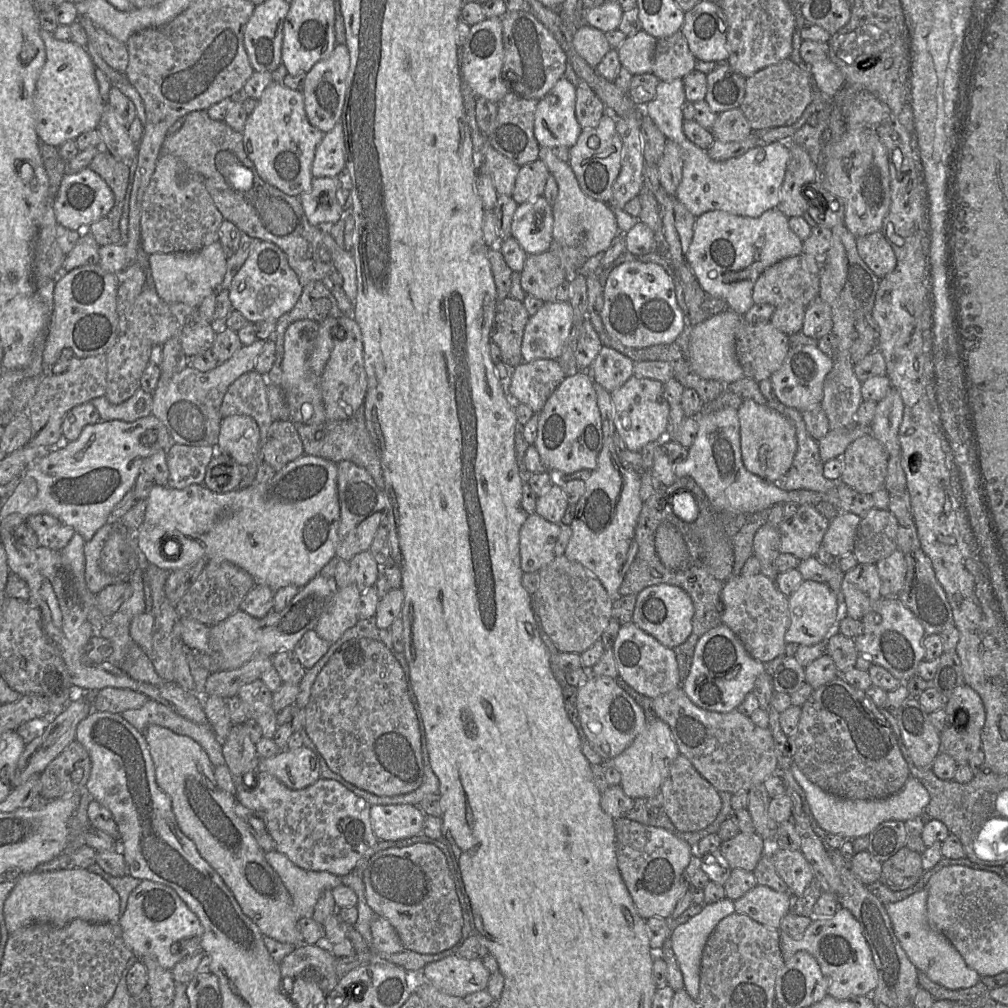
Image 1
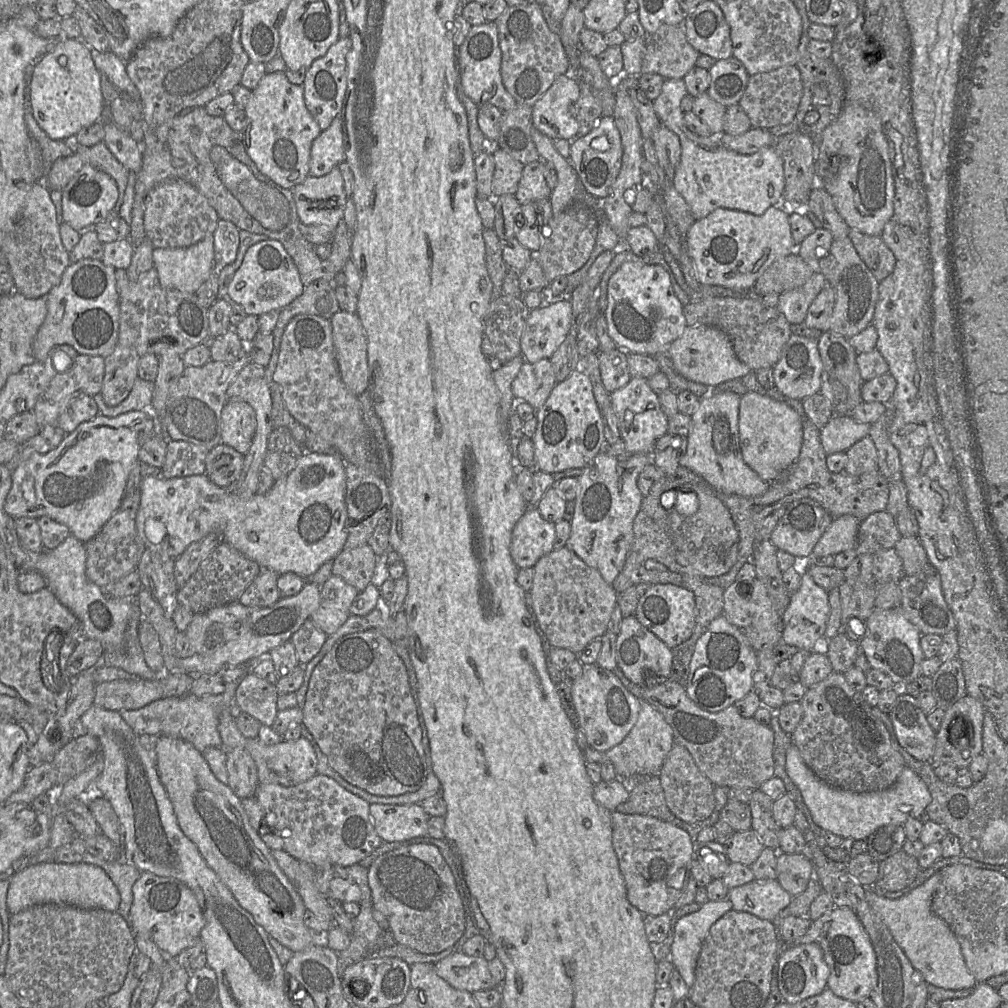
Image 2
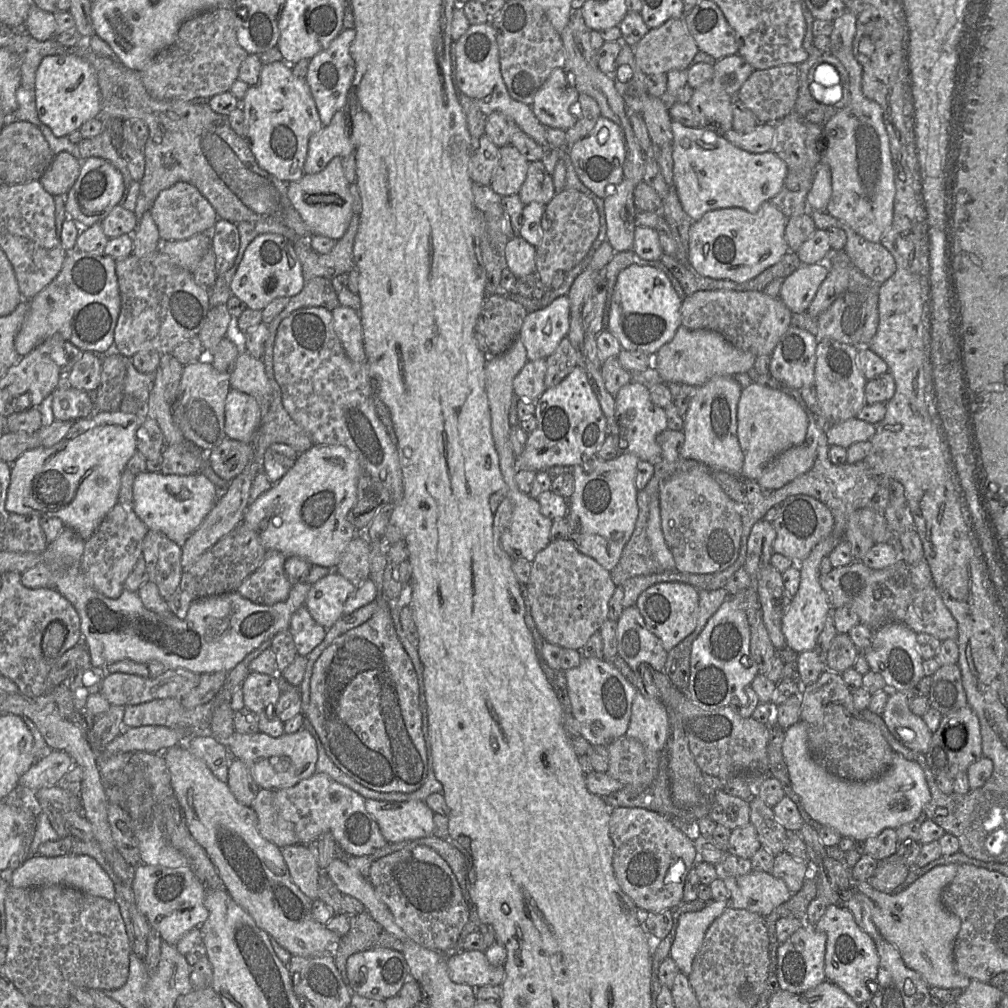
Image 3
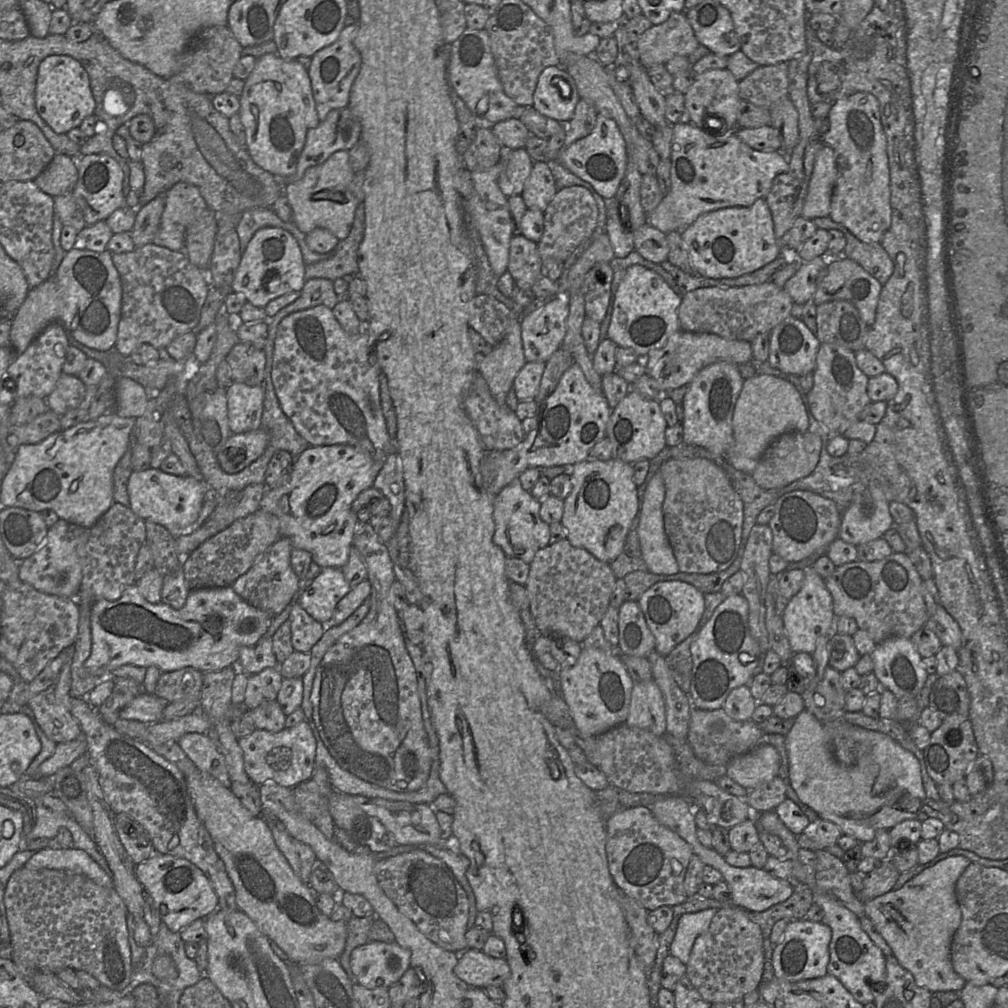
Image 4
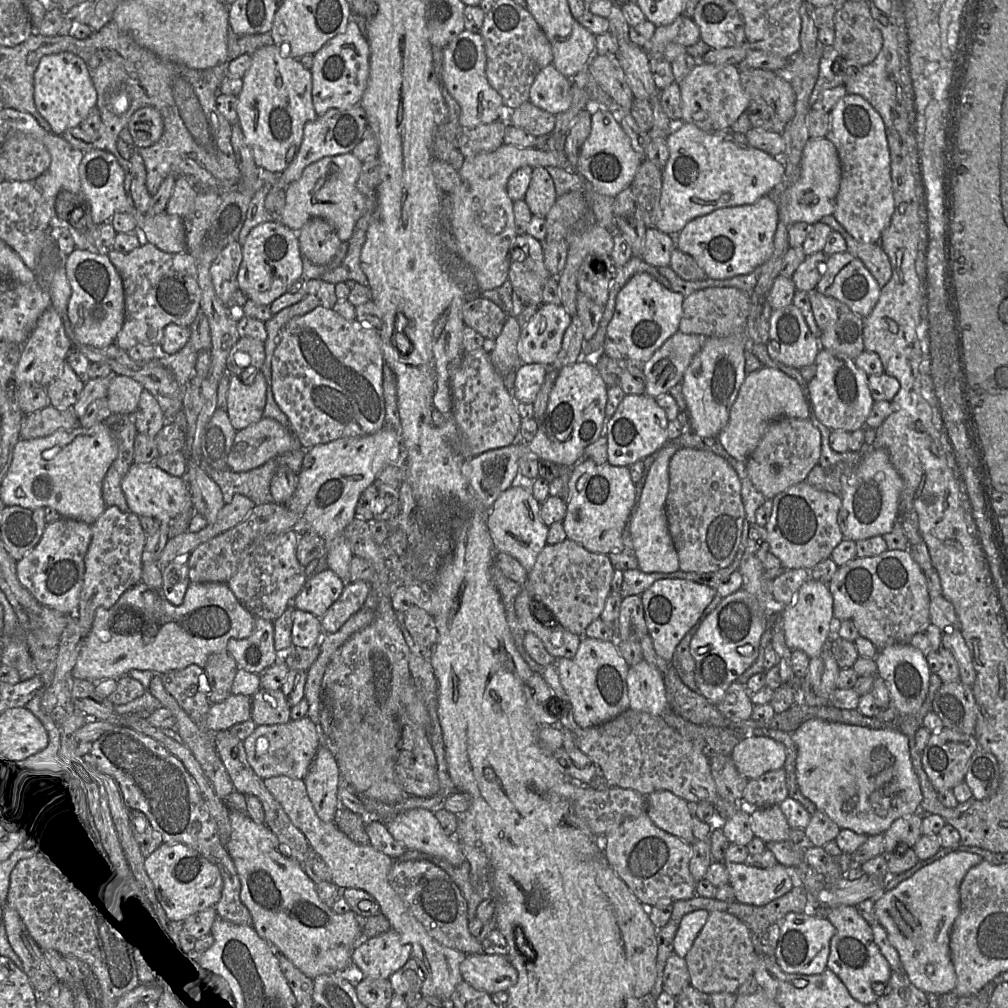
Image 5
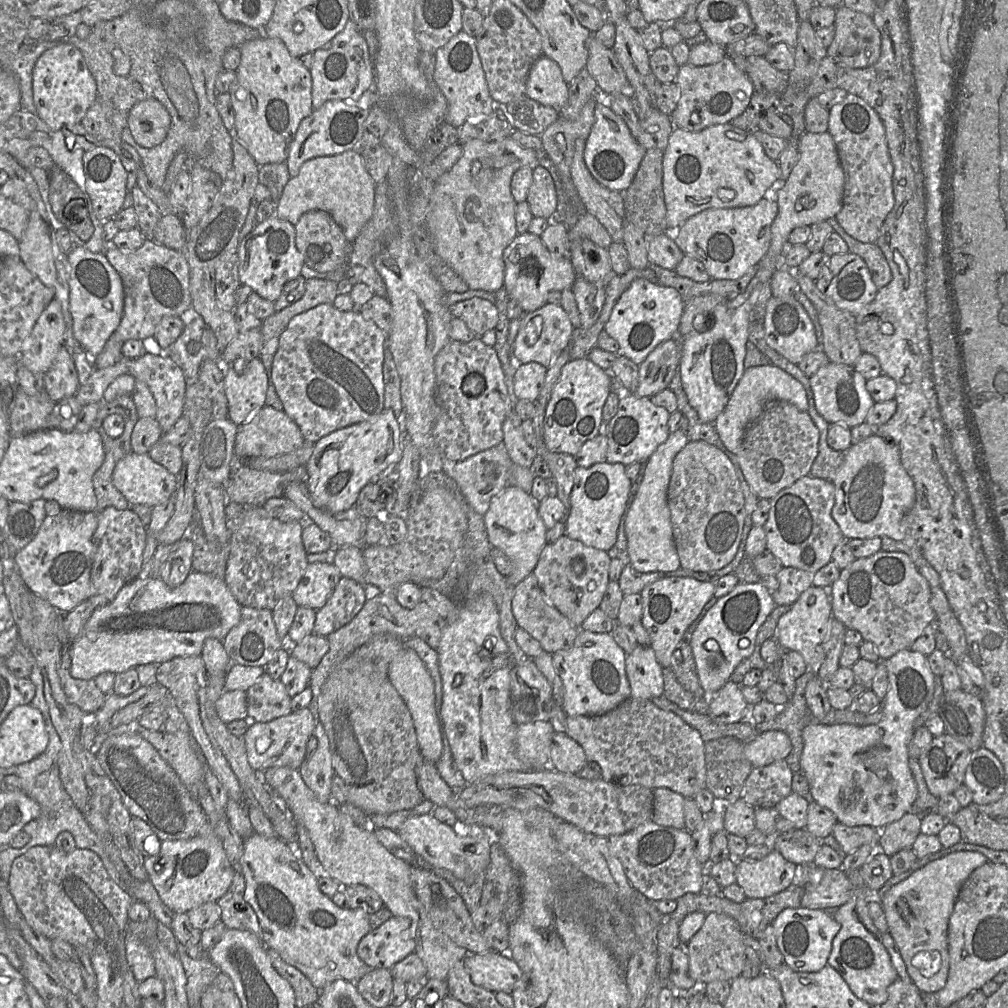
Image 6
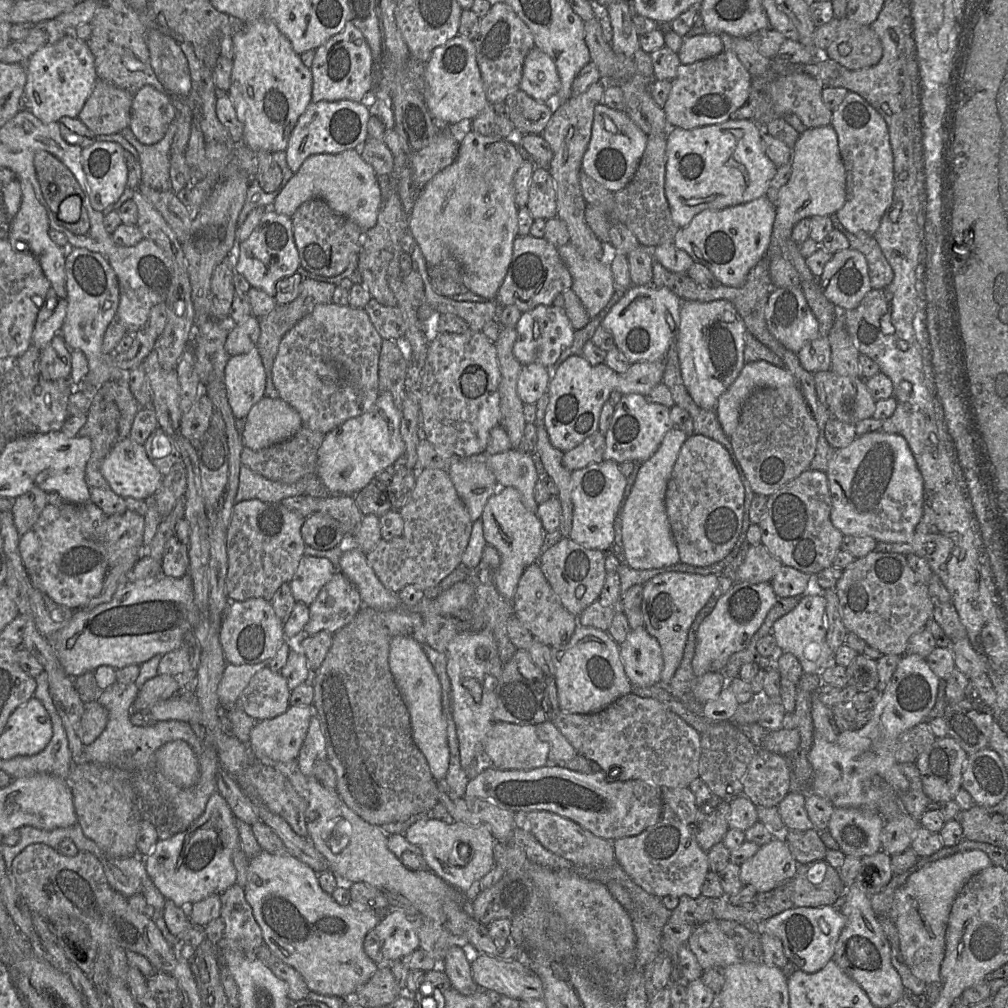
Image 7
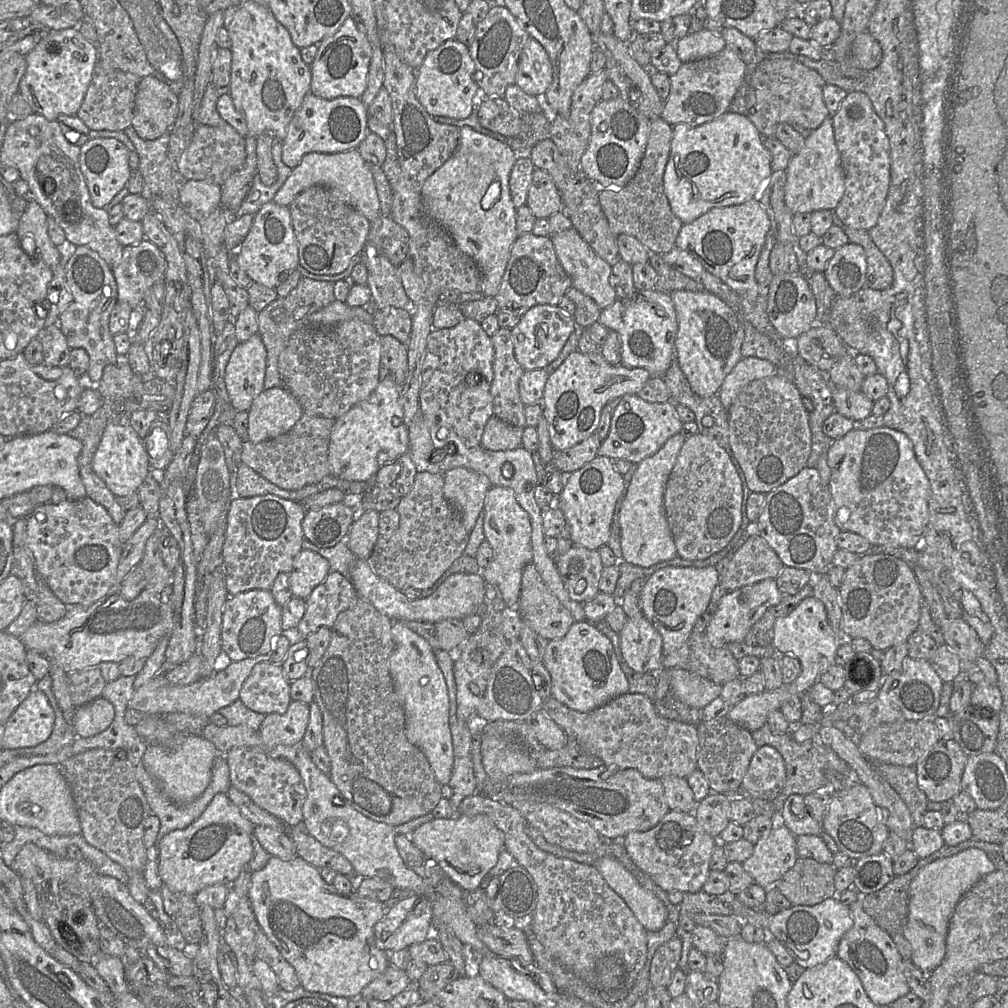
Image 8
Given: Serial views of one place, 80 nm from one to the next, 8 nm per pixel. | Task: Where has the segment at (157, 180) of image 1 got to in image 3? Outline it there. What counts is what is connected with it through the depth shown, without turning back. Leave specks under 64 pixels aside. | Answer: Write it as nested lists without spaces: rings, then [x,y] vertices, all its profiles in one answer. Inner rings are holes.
[[[177,182],[162,190],[149,211],[162,241],[185,240],[201,233],[210,233],[218,219],[207,199],[186,182]]]

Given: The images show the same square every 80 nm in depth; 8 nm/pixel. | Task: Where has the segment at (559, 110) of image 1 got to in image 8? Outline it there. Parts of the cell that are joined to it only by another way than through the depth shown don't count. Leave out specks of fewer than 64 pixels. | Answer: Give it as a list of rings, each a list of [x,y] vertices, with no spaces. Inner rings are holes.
[[[530,37],[519,57],[515,84],[531,96],[542,97],[552,78],[553,70],[545,49]]]

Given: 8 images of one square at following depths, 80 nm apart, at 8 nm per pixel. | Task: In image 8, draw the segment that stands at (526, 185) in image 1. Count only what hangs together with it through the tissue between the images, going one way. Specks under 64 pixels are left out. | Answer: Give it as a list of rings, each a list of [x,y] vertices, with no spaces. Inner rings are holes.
[[[534,169],[526,205],[536,218],[548,218],[562,210],[559,190],[545,170]]]

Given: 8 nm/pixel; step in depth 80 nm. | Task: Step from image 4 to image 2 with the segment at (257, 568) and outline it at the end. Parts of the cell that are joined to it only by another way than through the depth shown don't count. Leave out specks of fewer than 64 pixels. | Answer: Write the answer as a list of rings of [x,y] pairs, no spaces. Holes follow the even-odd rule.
[[[261,569],[241,595],[239,602],[248,607],[263,608],[272,606],[280,599],[277,588],[278,574],[269,569]]]

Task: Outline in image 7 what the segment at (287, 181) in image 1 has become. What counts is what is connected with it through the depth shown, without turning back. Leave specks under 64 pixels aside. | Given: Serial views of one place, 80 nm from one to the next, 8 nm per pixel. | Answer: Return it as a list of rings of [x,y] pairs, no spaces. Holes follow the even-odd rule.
[[[260,18],[245,22],[241,30],[232,36],[234,45],[233,71],[229,96],[235,107],[237,117],[244,126],[243,142],[255,153],[259,151],[285,151],[292,130],[304,113],[312,98],[312,73],[302,62],[289,39],[276,24]]]

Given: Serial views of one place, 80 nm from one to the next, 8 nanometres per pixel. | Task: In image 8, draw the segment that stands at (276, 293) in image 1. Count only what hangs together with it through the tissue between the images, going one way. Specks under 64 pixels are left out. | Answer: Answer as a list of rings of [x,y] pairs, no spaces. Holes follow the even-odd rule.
[[[270,201],[254,215],[251,229],[236,251],[240,267],[253,282],[268,288],[276,288],[279,275],[285,270],[294,270],[299,264],[298,243],[292,226],[288,206]]]

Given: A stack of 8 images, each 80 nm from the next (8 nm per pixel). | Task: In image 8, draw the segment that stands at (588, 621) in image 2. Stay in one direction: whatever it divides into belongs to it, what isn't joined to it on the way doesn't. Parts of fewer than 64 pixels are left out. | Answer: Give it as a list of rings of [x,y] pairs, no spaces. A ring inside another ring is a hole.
[[[573,544],[567,552],[553,557],[553,560],[572,600],[584,604],[600,592],[603,565],[597,550]]]

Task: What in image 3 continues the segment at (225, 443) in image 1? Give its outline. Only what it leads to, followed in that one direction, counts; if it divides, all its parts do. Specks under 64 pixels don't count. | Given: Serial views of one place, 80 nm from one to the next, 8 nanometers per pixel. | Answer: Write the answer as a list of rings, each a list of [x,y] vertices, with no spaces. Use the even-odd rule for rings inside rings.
[[[230,388],[225,403],[226,438],[251,443],[261,424],[261,409],[256,399]]]

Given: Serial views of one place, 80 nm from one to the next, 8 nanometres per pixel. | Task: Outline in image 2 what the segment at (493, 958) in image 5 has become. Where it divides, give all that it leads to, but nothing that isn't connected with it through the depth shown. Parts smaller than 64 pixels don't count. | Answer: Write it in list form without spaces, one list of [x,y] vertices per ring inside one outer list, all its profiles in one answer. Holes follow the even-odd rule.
[[[457,951],[434,964],[435,972],[453,988],[470,992],[496,987],[488,961]]]

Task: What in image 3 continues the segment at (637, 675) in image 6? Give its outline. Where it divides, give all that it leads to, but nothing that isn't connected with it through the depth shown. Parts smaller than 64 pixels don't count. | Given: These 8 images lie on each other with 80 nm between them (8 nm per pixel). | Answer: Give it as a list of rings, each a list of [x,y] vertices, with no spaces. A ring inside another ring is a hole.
[[[636,692],[627,737],[638,740],[647,750],[662,753],[669,735],[669,711],[657,699]]]

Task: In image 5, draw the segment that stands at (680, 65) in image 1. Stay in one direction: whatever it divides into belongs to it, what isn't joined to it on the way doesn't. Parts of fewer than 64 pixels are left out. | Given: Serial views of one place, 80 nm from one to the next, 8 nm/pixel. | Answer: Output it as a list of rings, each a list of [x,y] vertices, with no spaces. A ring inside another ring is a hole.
[[[680,15],[668,25],[658,26],[650,41],[642,48],[650,58],[664,56],[665,48],[670,43],[678,43],[684,47],[694,45],[700,40],[700,30],[693,19]]]

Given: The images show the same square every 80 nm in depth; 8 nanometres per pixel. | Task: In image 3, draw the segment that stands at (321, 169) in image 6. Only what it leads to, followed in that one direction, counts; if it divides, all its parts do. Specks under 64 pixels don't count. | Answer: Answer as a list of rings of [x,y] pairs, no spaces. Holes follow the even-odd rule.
[[[337,156],[328,163],[323,171],[316,174],[304,174],[299,180],[290,182],[288,184],[288,198],[312,235],[321,235],[338,241],[345,234],[354,214],[349,185],[343,172],[342,157]]]

